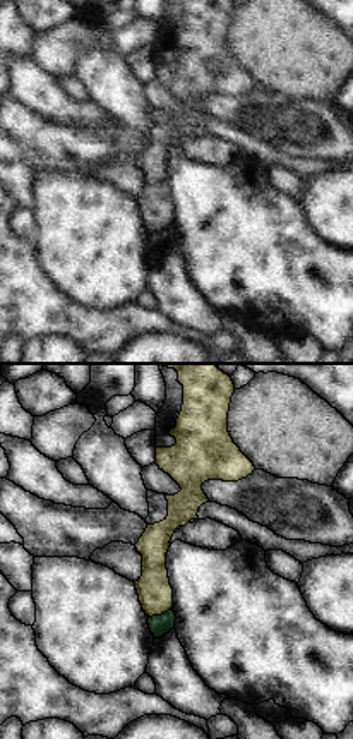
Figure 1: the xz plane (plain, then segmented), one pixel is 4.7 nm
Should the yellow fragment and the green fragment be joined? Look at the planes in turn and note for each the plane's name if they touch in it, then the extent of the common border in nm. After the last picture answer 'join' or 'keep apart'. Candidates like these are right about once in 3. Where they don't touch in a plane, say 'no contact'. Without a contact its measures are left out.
contact in xz; length 110 nm

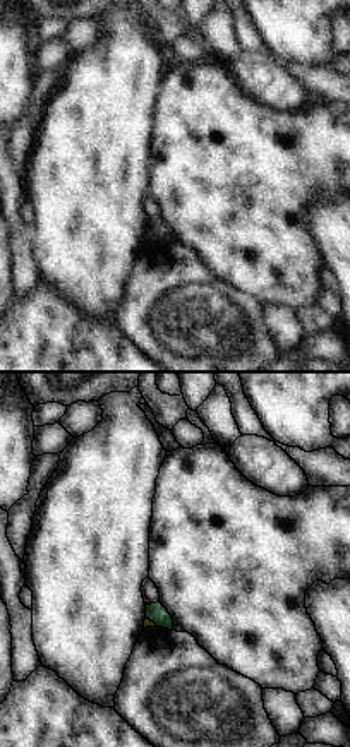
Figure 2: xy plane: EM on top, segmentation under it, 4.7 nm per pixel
contact in xy; length 70 nm

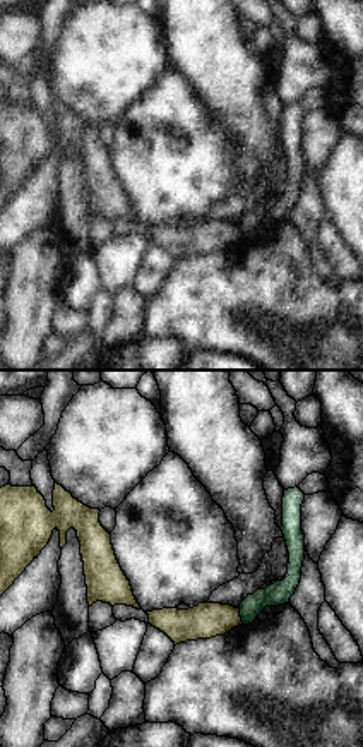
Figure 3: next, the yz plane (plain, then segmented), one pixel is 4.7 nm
contact in yz; length 90 nm

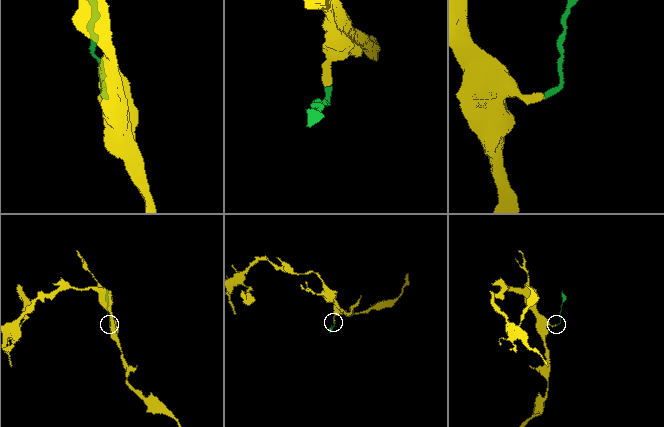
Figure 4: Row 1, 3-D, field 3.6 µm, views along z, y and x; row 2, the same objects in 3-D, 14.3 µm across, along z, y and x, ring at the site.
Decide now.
keep apart

